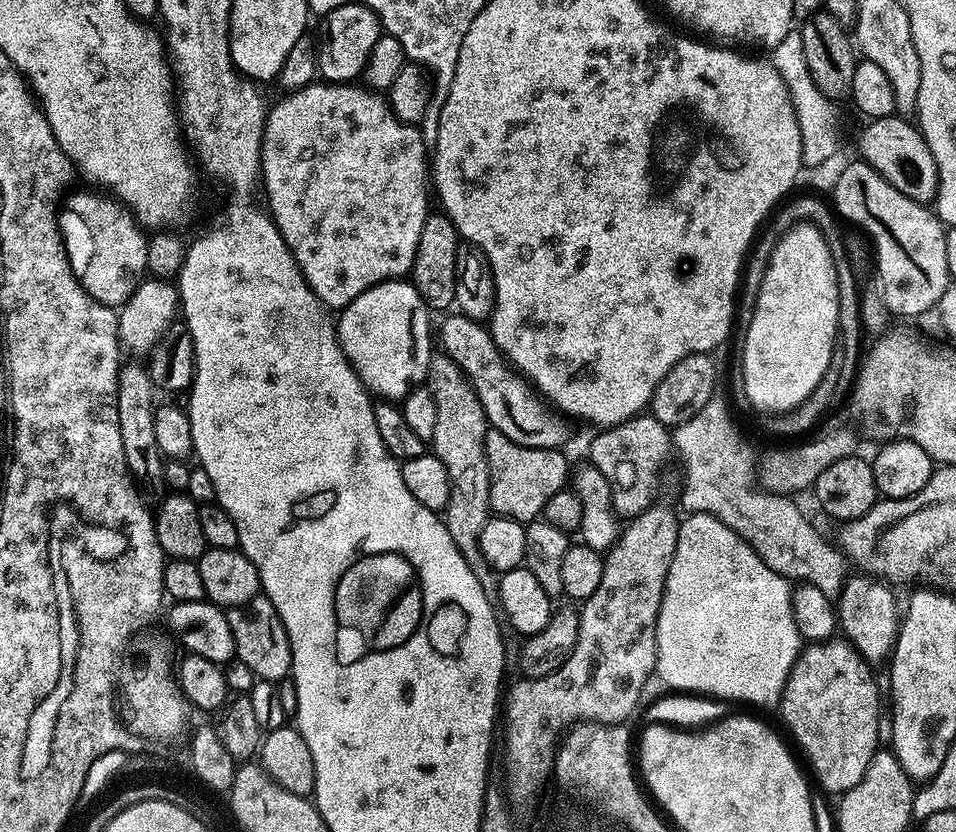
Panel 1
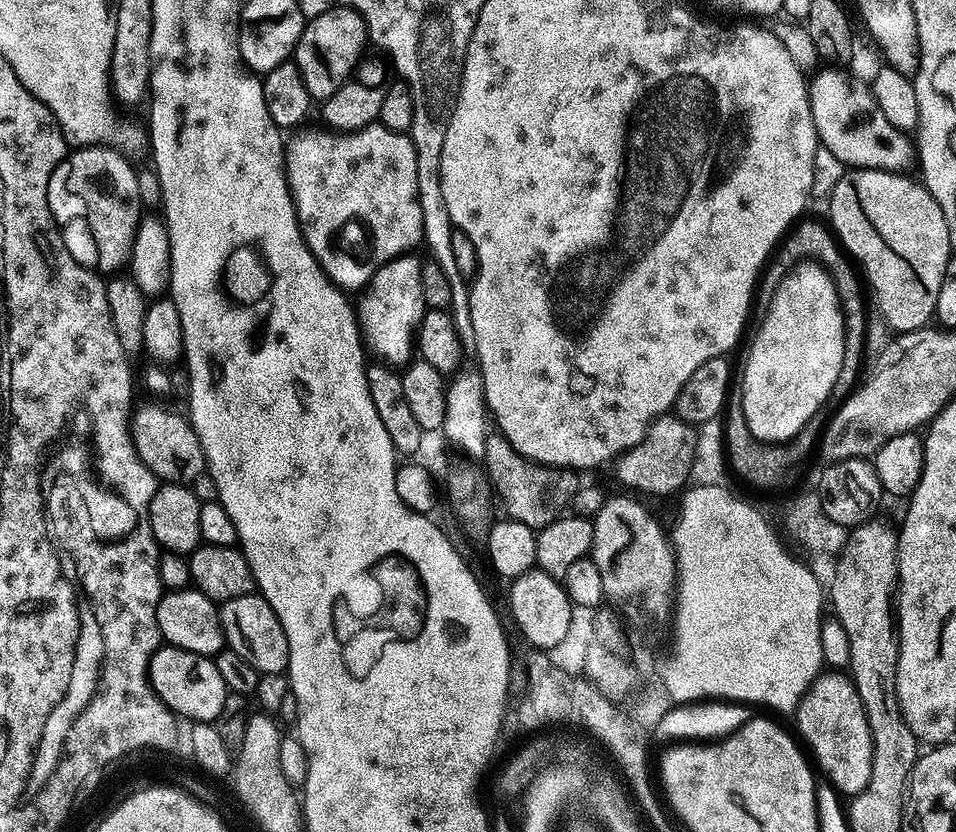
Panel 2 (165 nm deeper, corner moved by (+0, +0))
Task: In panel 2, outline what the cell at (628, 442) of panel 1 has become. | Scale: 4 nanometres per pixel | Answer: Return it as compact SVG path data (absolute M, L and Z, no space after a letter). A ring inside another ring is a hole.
M675 414L659 416L649 424L642 442L623 452L615 461L617 478L626 487L633 488L628 489L633 493L645 492L648 496L668 496L676 491L679 493L690 480L691 466L695 460L696 433L697 429L693 425Z

